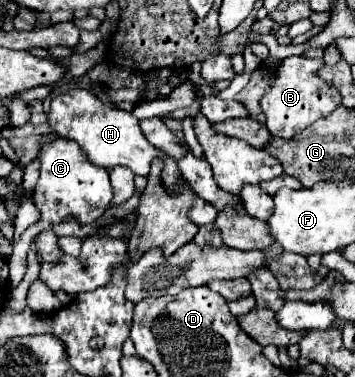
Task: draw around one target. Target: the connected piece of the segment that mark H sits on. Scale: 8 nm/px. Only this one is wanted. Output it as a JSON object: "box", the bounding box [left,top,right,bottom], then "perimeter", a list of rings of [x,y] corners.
{"box":[48,88,182,192],"perimeter":[[[74,88],[74,90],[68,90],[64,94],[58,94],[50,104],[48,124],[58,136],[78,142],[80,150],[88,156],[88,160],[96,166],[102,166],[102,168],[128,166],[134,174],[148,174],[152,158],[162,156],[162,158],[166,158],[166,166],[162,170],[162,182],[166,184],[166,188],[174,190],[174,192],[180,188],[182,176],[178,172],[176,160],[166,156],[158,148],[154,148],[144,138],[144,134],[138,126],[138,118],[134,118],[128,110],[120,110],[112,104],[102,104],[94,96],[94,92],[90,92],[90,90]]]}

